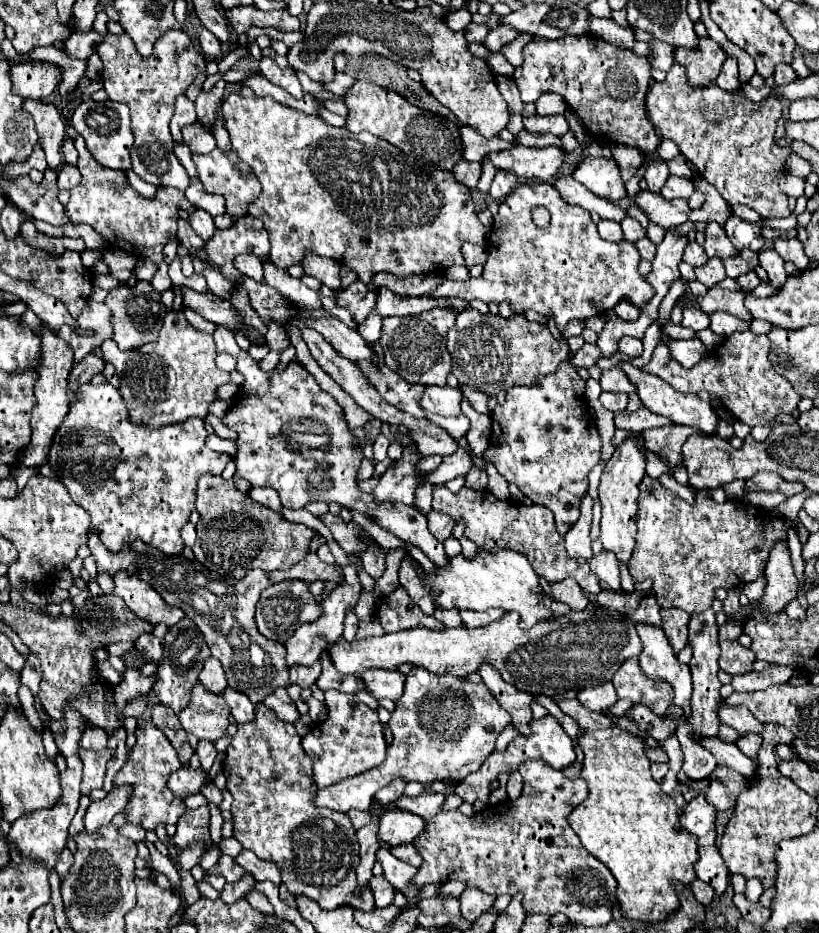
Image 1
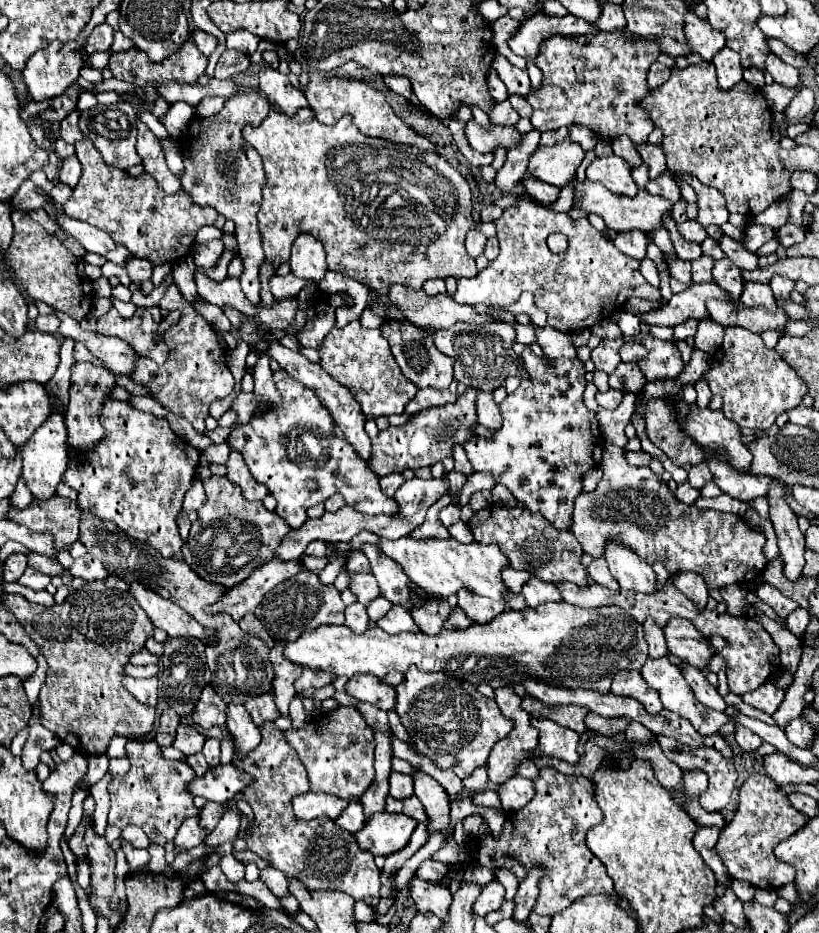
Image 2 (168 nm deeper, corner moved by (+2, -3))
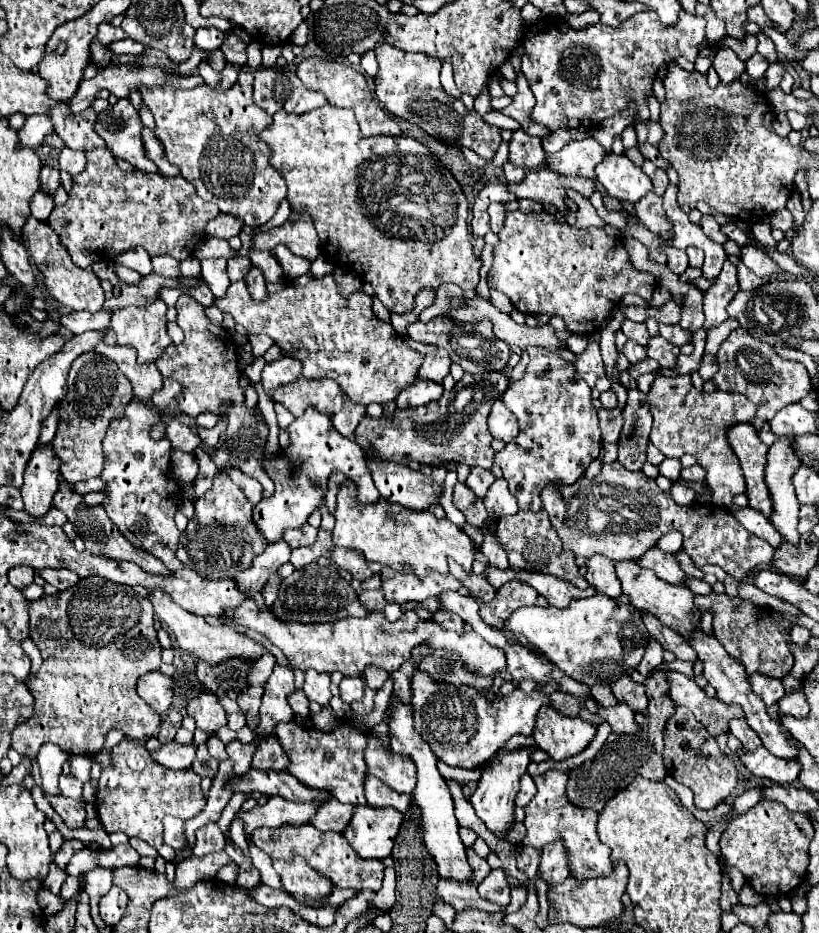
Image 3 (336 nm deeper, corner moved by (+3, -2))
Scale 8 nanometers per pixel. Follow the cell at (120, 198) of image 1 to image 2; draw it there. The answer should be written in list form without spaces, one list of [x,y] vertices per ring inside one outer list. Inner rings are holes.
[[[84,137],[74,147],[76,157],[82,163],[82,177],[74,187],[72,199],[62,205],[62,211],[72,219],[86,221],[106,231],[114,241],[136,253],[136,257],[146,257],[154,265],[174,265],[192,253],[198,229],[216,221],[218,213],[212,207],[200,207],[190,201],[190,195],[184,189],[170,195],[162,191],[148,173],[132,177],[122,169],[108,167],[90,139]]]

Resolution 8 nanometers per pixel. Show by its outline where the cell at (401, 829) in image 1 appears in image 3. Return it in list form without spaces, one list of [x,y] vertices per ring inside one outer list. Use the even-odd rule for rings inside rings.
[[[355,806],[353,818],[343,836],[361,858],[387,858],[393,850],[403,814],[393,808]]]

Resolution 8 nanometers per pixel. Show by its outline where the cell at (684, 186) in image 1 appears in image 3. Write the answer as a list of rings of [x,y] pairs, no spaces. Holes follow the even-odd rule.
[[[645,160],[645,164],[643,164],[643,172],[651,178],[651,182],[653,182],[653,192],[657,194],[657,196],[663,196],[663,192],[667,190],[667,186],[669,186],[669,176],[667,176],[667,172],[665,170],[661,170],[661,168],[657,168],[653,162],[649,162],[649,160]]]

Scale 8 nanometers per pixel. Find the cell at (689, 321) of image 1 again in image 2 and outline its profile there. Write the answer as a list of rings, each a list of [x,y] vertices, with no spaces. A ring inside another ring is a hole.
[[[688,319],[680,325],[674,325],[674,341],[686,341],[688,337],[694,337],[696,335],[696,327],[698,327],[698,321],[696,319]]]

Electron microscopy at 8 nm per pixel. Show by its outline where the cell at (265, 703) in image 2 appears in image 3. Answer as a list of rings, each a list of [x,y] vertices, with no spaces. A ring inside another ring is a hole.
[[[251,686],[249,690],[241,692],[237,696],[237,704],[243,710],[245,718],[247,718],[247,726],[251,730],[255,730],[259,726],[259,704],[261,704],[261,696],[263,696],[263,686]]]

